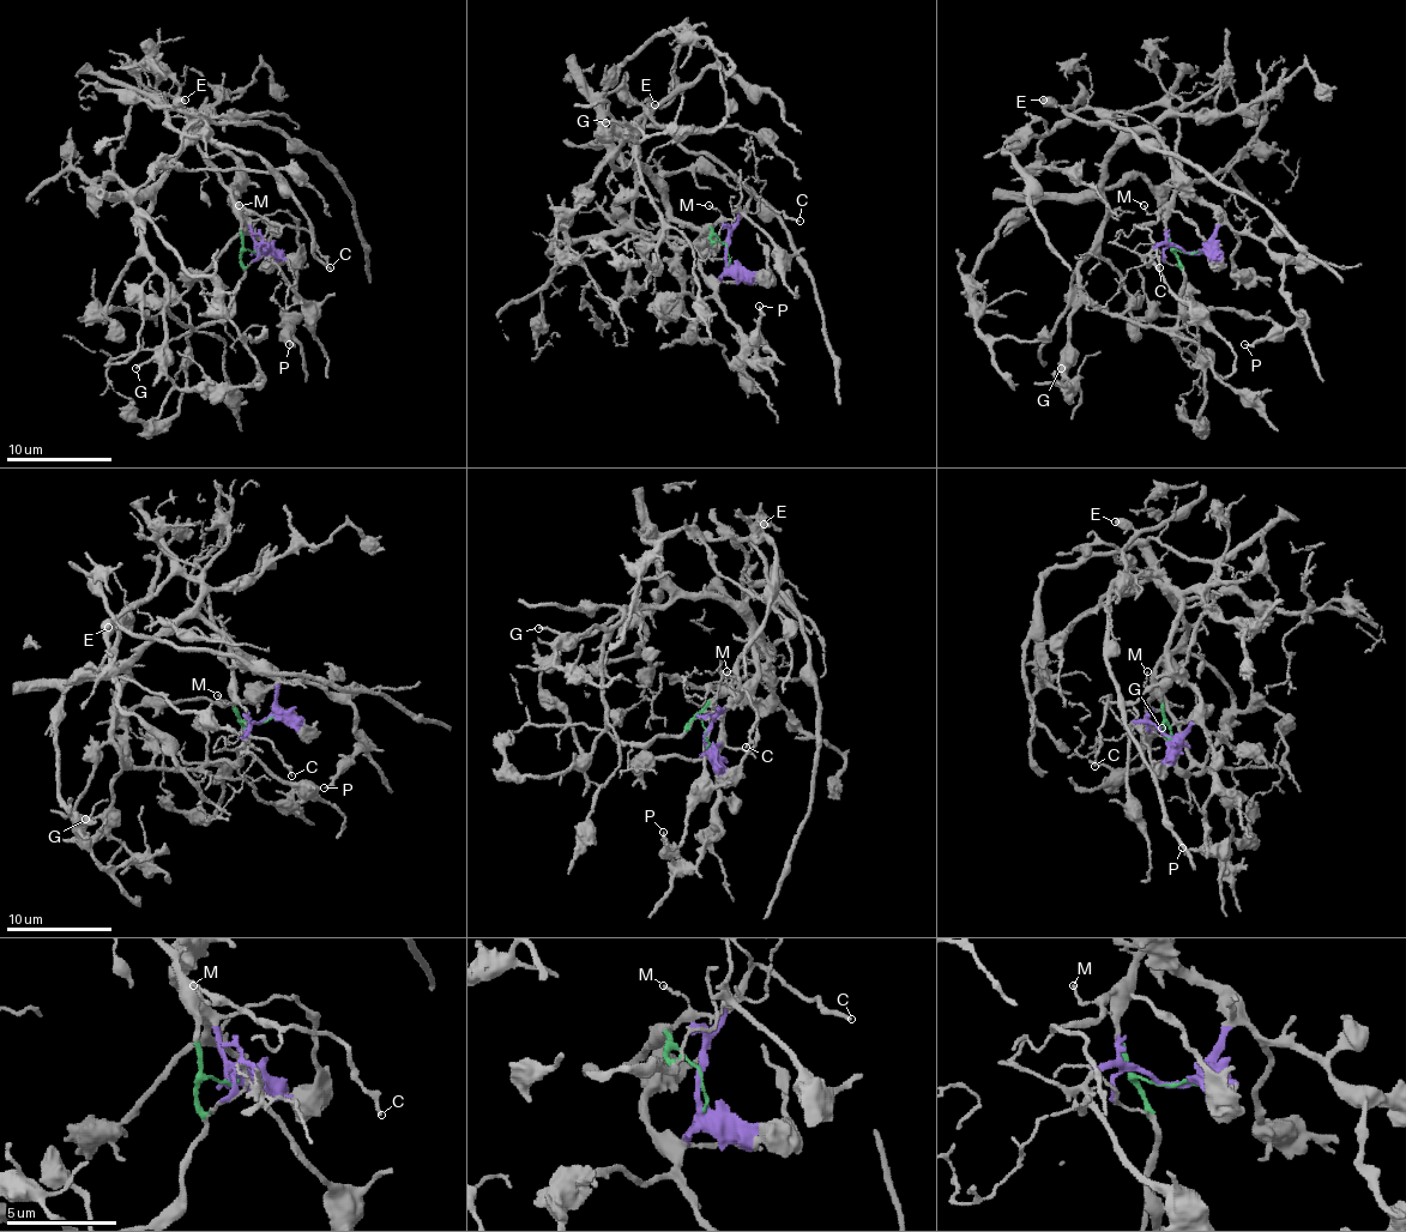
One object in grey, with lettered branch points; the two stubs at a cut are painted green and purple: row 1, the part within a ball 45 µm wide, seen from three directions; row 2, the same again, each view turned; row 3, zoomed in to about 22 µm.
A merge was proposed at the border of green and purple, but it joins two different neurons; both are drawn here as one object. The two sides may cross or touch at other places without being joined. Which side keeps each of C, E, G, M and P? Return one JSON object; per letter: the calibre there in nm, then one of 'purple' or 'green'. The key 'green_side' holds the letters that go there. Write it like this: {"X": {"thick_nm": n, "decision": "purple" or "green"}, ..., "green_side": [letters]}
{"C": {"thick_nm": 160, "decision": "green"}, "E": {"thick_nm": 600, "decision": "green"}, "G": {"thick_nm": 180, "decision": "purple"}, "M": {"thick_nm": 100, "decision": "green"}, "P": {"thick_nm": 240, "decision": "purple"}, "green_side": ["C", "E", "M"]}

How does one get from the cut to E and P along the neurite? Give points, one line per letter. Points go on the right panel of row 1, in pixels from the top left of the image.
E: (1190, 253), (1170, 242), (1166, 205), (1181, 183), (1177, 118), (1162, 104), (1114, 112), (1050, 107), (1043, 98)
P: (1190, 253), (1228, 223), (1249, 231), (1284, 263), (1284, 297), (1297, 321), (1244, 345)

